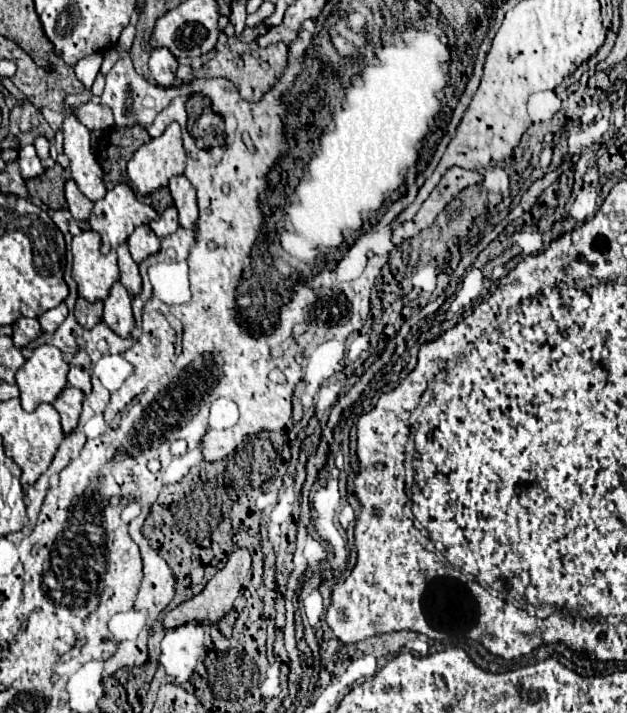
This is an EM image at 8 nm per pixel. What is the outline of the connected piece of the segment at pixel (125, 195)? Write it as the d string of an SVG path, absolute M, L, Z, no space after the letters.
M121 183L107 191L107 195L95 203L89 217L89 225L103 239L101 251L109 253L129 239L129 235L149 221L157 219L153 207L141 203L129 185Z

